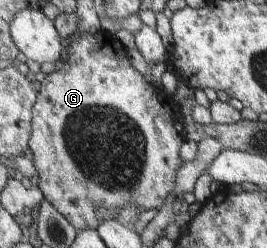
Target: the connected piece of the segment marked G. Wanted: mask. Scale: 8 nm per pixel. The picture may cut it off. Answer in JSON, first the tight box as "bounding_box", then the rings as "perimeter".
{"bounding_box":[31,29,188,230],"perimeter":[[[100,29],[98,33],[86,32],[77,38],[72,38],[68,48],[69,59],[66,63],[55,67],[55,70],[44,77],[42,89],[39,93],[39,102],[34,111],[34,135],[31,141],[31,151],[34,153],[34,164],[40,175],[40,187],[48,198],[78,229],[98,230],[102,221],[99,219],[99,209],[102,206],[113,210],[121,210],[132,204],[139,207],[141,212],[148,209],[158,209],[168,201],[168,197],[176,189],[176,177],[182,164],[182,145],[188,139],[186,123],[180,109],[172,95],[157,87],[146,79],[143,71],[135,66],[130,51],[122,44],[115,34]]]}

